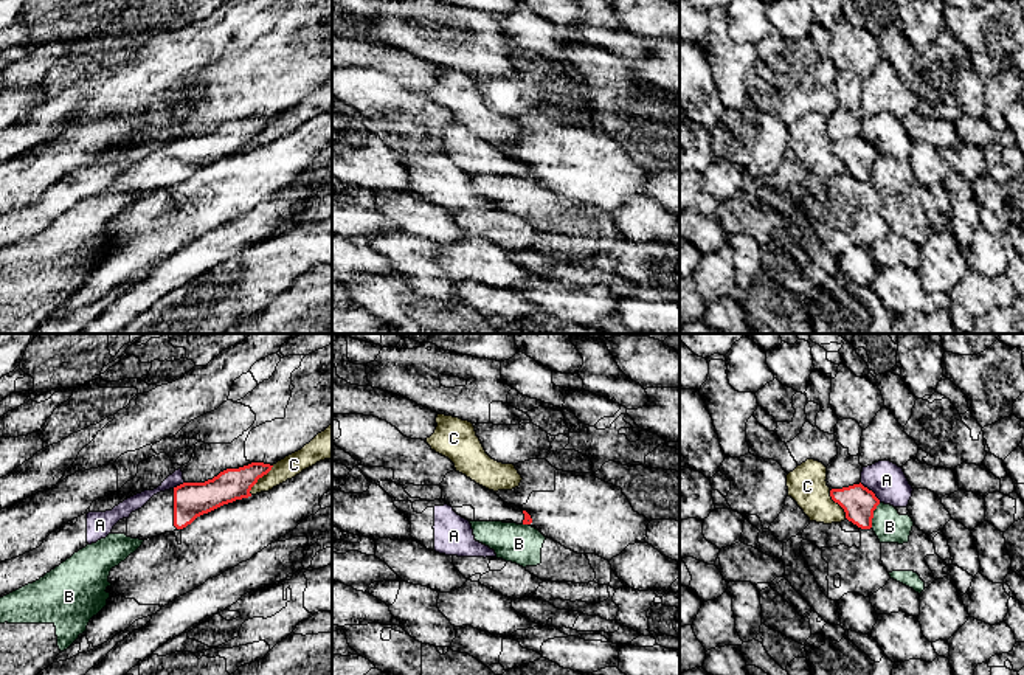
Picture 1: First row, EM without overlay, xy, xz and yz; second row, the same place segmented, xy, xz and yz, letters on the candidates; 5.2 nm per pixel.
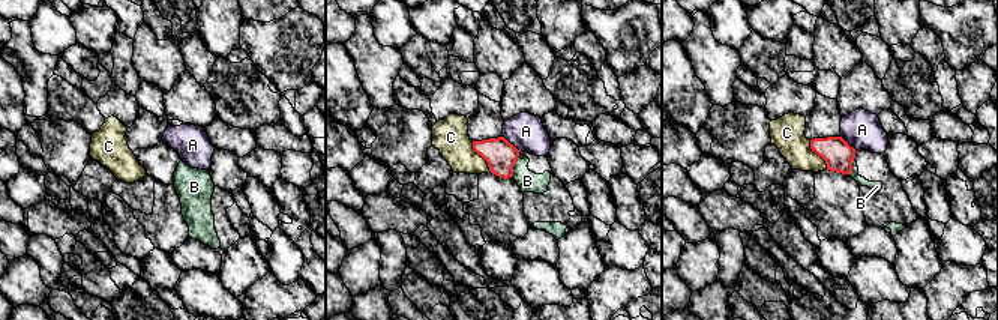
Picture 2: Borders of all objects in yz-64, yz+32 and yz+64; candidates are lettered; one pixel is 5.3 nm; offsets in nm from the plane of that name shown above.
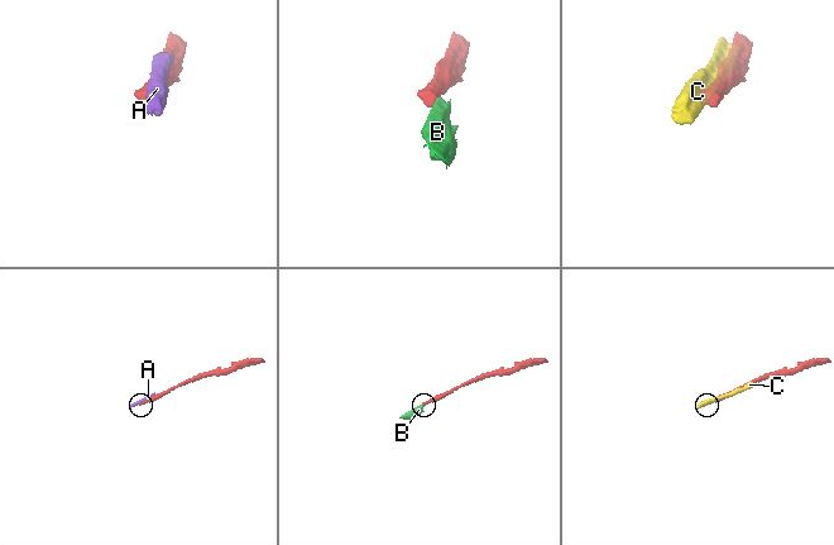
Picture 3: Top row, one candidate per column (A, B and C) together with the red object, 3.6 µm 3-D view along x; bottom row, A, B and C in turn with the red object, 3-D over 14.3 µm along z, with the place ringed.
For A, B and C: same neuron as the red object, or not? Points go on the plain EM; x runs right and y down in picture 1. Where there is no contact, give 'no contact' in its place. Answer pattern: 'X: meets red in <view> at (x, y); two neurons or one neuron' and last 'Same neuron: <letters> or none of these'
A: meets red in yz at (871, 143); two neurons
B: meets red in yz at (872, 168); two neurons
C: meets red in xy at (258, 131); two neurons
Same neuron: none of these

